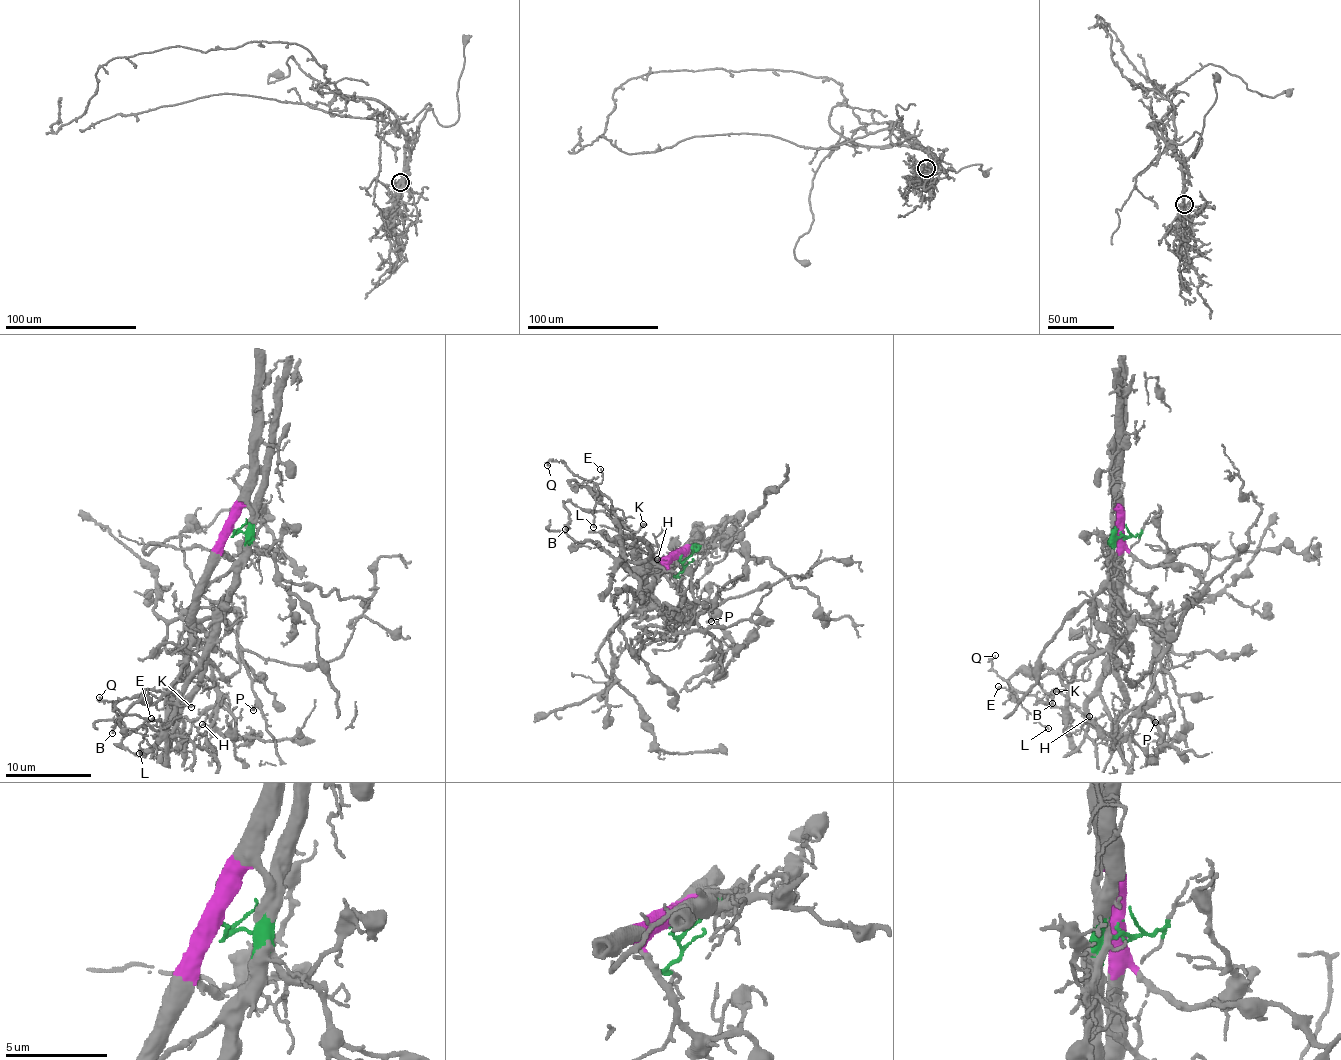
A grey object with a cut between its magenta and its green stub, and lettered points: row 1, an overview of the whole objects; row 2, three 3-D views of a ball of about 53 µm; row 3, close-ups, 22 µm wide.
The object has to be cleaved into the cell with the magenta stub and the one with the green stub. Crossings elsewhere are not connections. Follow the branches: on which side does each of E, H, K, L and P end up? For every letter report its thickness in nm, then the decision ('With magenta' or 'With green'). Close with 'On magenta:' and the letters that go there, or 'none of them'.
E: Thickness 110 nm. With green
H: Thickness 100 nm. With magenta
K: Thickness 140 nm. With green
L: Thickness 120 nm. With green
P: Thickness 130 nm. With magenta
On magenta: H, P

